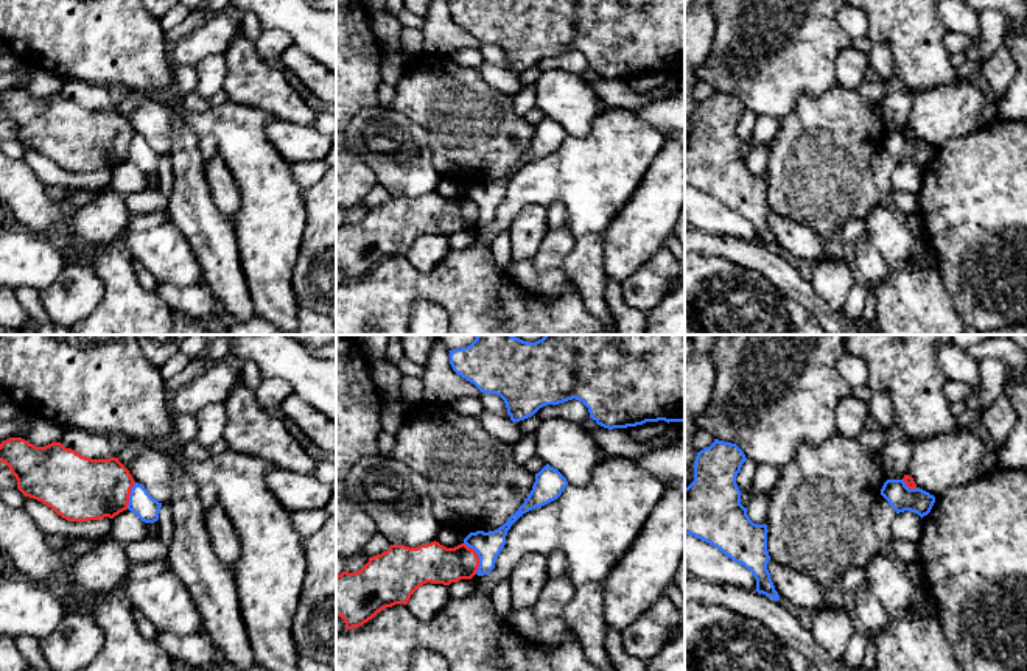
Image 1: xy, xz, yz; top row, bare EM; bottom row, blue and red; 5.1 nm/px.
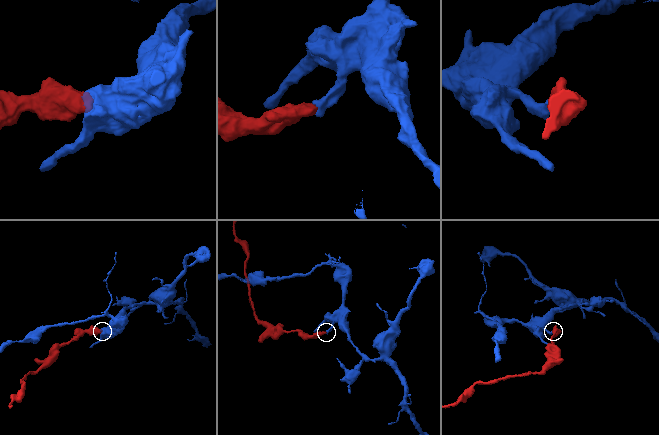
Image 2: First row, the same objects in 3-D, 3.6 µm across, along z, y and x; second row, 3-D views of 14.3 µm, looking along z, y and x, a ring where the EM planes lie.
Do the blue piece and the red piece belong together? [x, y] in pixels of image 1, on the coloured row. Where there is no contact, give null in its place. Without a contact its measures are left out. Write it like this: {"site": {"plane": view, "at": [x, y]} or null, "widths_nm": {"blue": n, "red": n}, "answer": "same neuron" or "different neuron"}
{"site": {"plane": "xz", "at": [478, 556]}, "widths_nm": {"blue": 140, "red": 200}, "answer": "different neuron"}

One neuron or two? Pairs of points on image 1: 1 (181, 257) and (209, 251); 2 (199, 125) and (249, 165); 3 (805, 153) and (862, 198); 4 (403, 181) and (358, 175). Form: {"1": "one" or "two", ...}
{"1": "two", "2": "one", "3": "one", "4": "two"}

